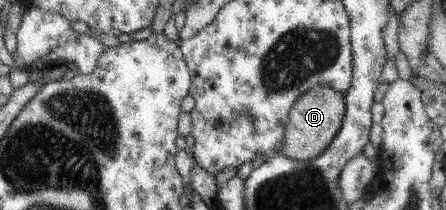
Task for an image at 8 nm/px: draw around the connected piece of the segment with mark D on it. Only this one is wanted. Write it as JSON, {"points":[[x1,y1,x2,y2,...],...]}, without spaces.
{"points":[[325,84,311,87,295,100,289,110,279,154,294,160,311,159,319,155,335,137,343,114,343,93]]}

